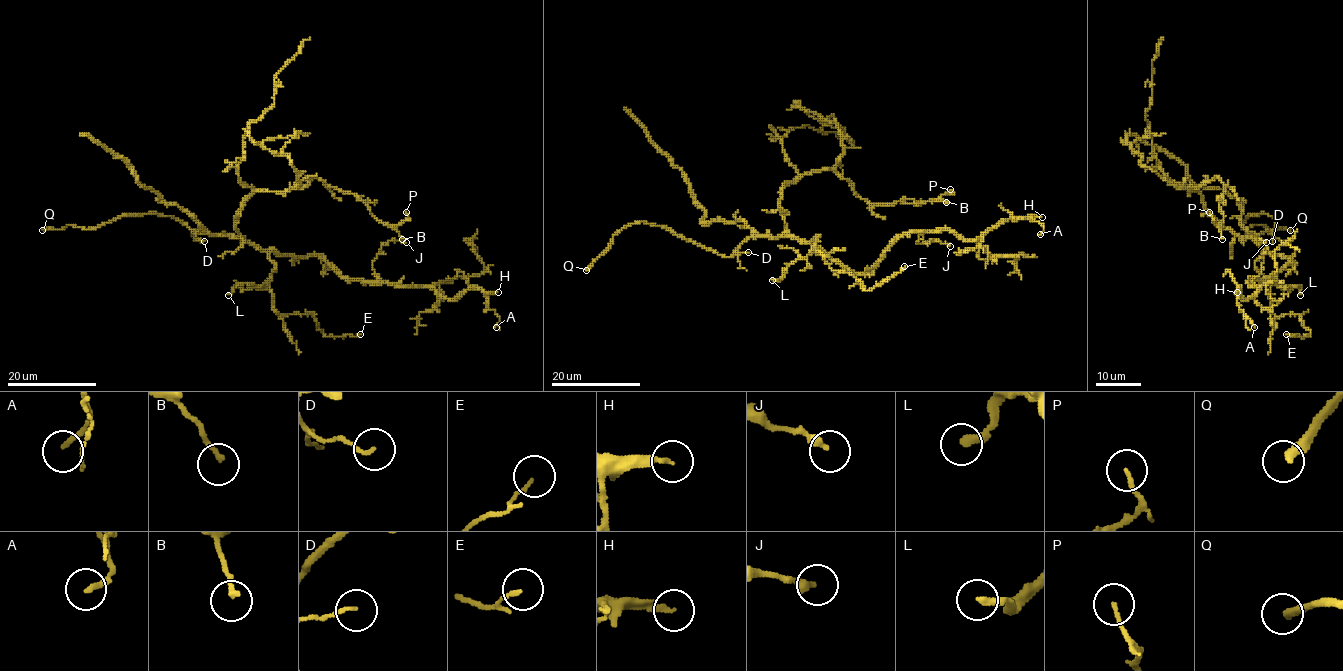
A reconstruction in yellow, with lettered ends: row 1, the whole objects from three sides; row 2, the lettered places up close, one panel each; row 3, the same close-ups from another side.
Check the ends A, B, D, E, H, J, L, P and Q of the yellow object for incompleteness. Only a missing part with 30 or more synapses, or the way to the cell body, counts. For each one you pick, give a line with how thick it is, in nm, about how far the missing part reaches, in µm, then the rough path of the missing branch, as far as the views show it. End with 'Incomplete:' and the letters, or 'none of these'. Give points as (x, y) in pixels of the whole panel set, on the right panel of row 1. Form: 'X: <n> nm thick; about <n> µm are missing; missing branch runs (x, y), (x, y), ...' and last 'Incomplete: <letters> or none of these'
H: 170 nm thick; about 35 µm are missing; missing branch runs (1237, 292), (1231, 307), (1219, 309), (1206, 320), (1199, 320), (1186, 334), (1184, 346), (1176, 349)
Q: 320 nm thick; about 40 µm are missing; missing branch runs (1290, 230), (1309, 206), (1311, 195), (1306, 178), (1313, 170), (1334, 155)
Incomplete: H, Q

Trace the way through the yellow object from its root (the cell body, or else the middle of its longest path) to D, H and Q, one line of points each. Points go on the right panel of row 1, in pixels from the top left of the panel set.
D: (1264, 250), (1256, 235), (1267, 231), (1274, 238), (1272, 241)
H: (1264, 250), (1294, 255), (1270, 277), (1254, 280), (1251, 286), (1260, 288), (1250, 298), (1238, 288), (1237, 292)
Q: (1264, 250), (1256, 235), (1271, 231), (1276, 222), (1266, 213), (1250, 214), (1244, 229), (1290, 230)

